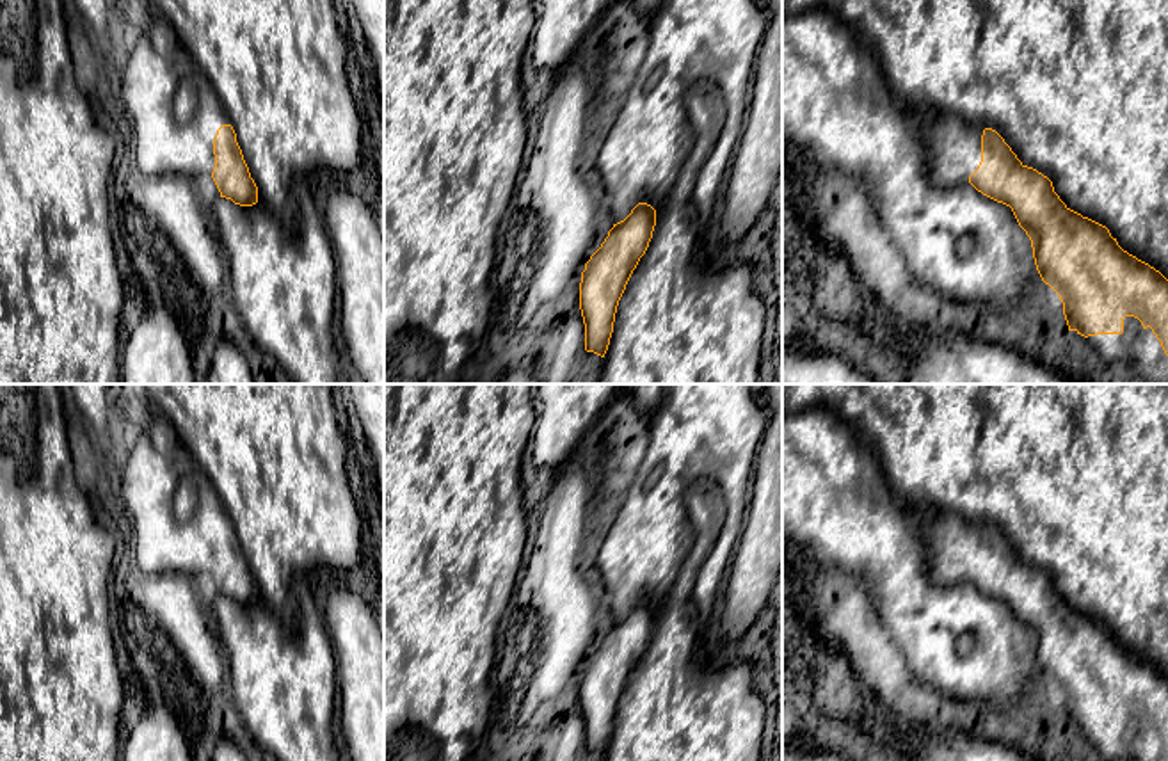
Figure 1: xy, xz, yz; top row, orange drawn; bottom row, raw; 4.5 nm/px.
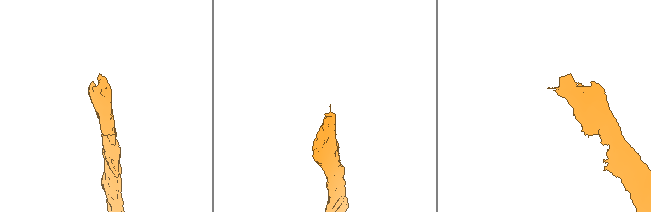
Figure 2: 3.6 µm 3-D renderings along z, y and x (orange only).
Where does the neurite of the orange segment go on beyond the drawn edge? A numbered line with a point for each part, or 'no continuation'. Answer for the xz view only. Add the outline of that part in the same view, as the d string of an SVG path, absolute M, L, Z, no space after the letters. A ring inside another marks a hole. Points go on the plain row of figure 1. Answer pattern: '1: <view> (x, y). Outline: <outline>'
no continuation

